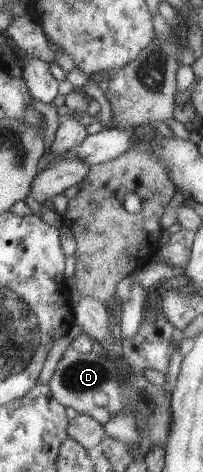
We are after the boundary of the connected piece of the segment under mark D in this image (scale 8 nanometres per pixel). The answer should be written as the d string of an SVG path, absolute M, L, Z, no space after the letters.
M69 344L49 386L65 408L73 408L79 414L95 417L104 425L117 418L123 410L133 410L141 439L148 439L151 444L165 449L173 426L172 397L162 387L151 384L143 372L131 365L119 368L119 362L121 358L111 358L99 349L91 353L79 353Z

